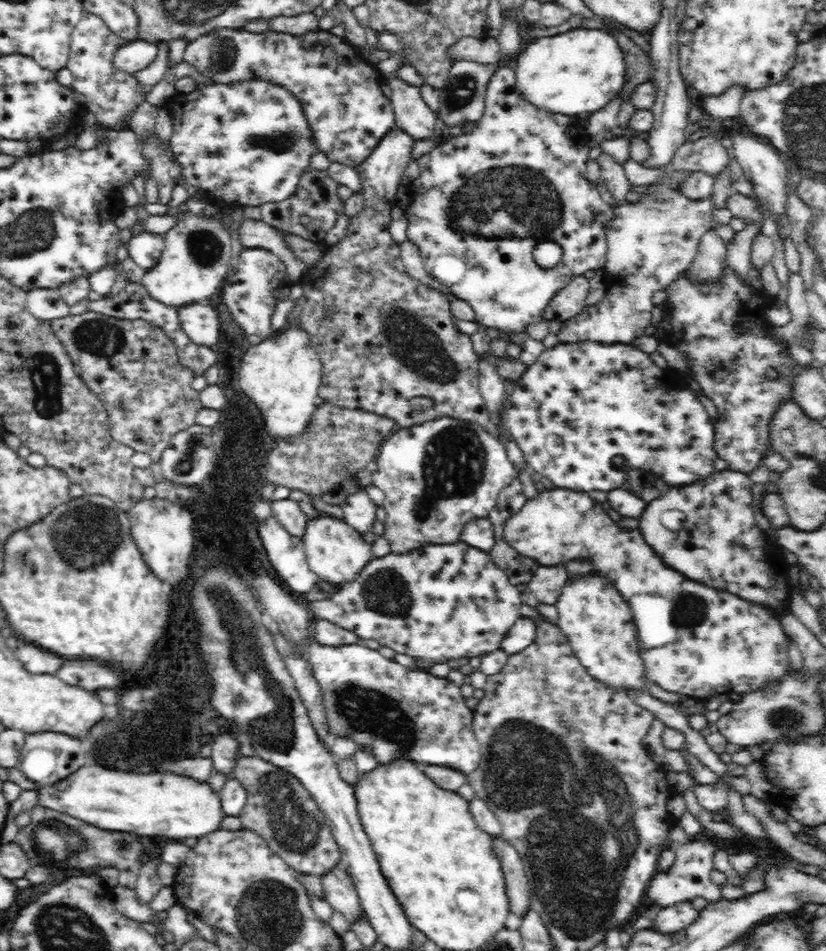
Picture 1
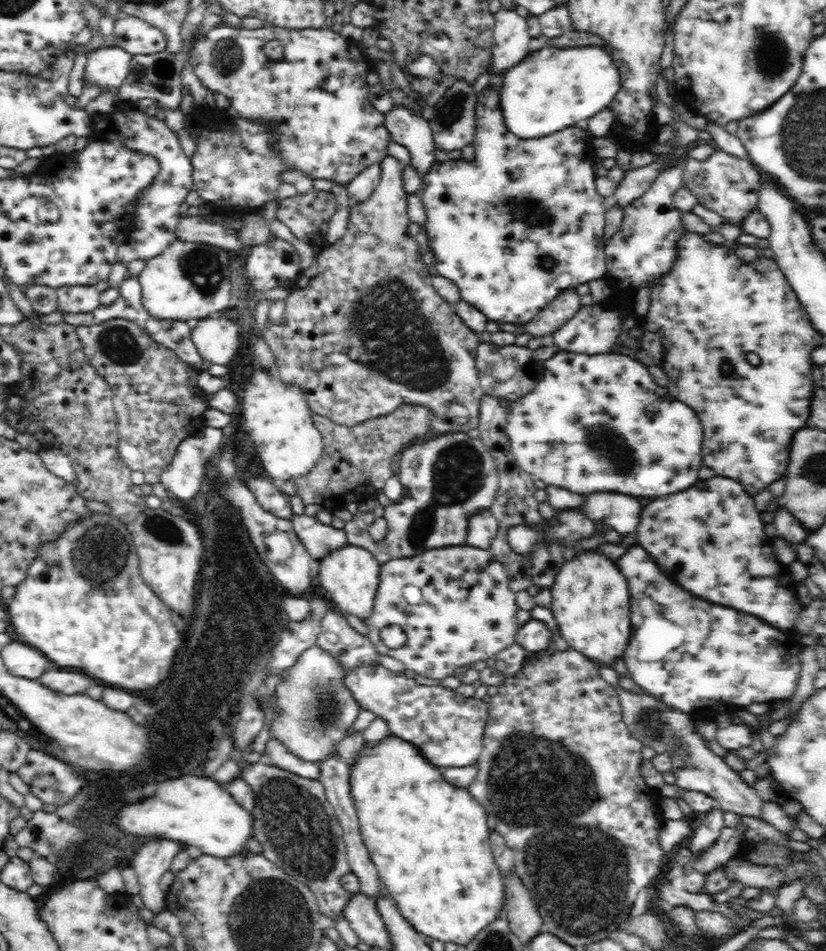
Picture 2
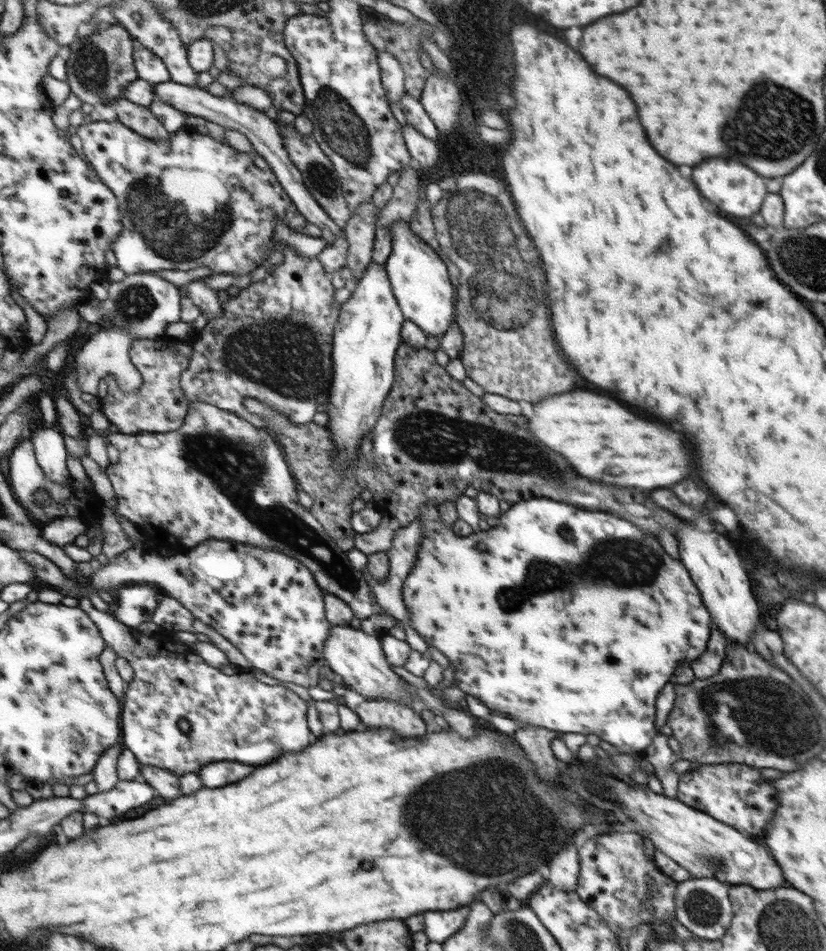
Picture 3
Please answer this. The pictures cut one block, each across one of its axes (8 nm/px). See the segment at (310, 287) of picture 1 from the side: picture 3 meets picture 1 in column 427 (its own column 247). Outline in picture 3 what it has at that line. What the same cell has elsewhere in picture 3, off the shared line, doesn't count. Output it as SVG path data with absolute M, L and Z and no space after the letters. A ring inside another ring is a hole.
M294 247L285 248L285 260L281 265L269 268L269 273L265 282L255 282L247 289L243 289L239 296L230 297L229 302L223 304L222 317L209 319L206 330L202 331L197 341L193 342L196 350L196 356L186 373L183 374L183 387L187 391L188 398L191 402L208 402L214 403L215 406L223 410L230 410L233 414L248 419L254 423L256 416L247 408L246 403L249 398L260 400L267 406L272 406L280 410L284 415L290 417L292 421L299 425L307 425L314 422L316 414L320 412L320 404L330 405L332 398L332 388L336 378L335 369L335 333L339 324L342 305L336 303L336 286L332 284L332 277L326 271L322 259L314 257L310 259L302 256L300 252L294 250Z

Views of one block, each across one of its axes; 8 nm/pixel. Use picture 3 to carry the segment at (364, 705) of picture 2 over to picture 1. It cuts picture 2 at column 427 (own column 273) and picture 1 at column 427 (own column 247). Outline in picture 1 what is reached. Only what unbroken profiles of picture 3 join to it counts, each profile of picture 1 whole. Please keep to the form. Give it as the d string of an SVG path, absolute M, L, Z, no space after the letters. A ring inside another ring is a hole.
M312 639L308 646L307 664L309 664L309 673L311 678L318 685L319 706L323 708L323 724L325 724L325 732L328 735L343 736L349 738L350 741L356 744L362 752L368 752L372 755L372 759L378 763L378 766L392 765L400 760L410 760L410 762L424 762L424 764L438 764L438 766L448 766L448 768L456 770L462 775L470 775L480 764L481 745L475 737L471 729L471 710L465 703L465 697L460 692L460 686L455 682L448 680L446 677L436 677L427 670L412 669L409 670L406 666L399 664L395 659L382 656L377 650L370 649L366 644L356 643L340 643L332 645L332 643L320 642Z

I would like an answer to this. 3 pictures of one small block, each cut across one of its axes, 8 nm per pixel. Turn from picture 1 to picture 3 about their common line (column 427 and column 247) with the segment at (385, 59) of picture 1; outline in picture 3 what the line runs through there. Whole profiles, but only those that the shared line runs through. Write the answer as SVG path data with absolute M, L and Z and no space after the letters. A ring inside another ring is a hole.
M170 81L160 83L156 85L157 98L172 104L174 108L182 110L182 112L196 115L197 117L204 117L215 123L222 124L226 128L239 130L244 133L247 138L253 143L257 152L264 155L268 162L272 164L282 186L288 191L288 194L292 197L292 200L300 208L300 212L308 218L308 220L320 228L330 229L335 236L342 235L344 231L347 231L344 227L340 226L330 213L316 200L316 197L305 182L304 173L298 168L298 165L294 163L294 159L290 157L290 151L286 147L286 139L284 139L284 133L282 133L282 127L280 123L270 117L266 110L257 110L244 102L238 102L236 98L230 96L221 97L212 94L206 88L202 89L196 86L188 86L187 84L180 84L176 81Z

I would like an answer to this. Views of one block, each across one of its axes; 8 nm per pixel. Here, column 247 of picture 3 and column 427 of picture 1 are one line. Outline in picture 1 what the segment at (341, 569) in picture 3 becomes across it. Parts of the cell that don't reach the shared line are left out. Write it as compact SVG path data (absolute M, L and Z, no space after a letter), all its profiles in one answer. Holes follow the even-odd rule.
M446 415L424 419L421 423L414 423L408 428L396 427L385 439L381 440L374 460L376 462L376 470L370 474L370 478L372 478L372 485L380 488L385 494L383 505L386 511L384 537L390 543L392 553L394 554L404 554L424 545L437 545L438 543L455 543L460 541L464 526L466 526L468 522L478 518L486 519L489 512L496 508L500 492L502 492L506 486L510 486L514 480L518 480L518 476L520 476L520 468L516 467L516 464L510 460L508 450L506 450L502 438L499 438L498 432L491 432L490 427L482 428L482 425L476 424L474 421L467 421L464 418Z

